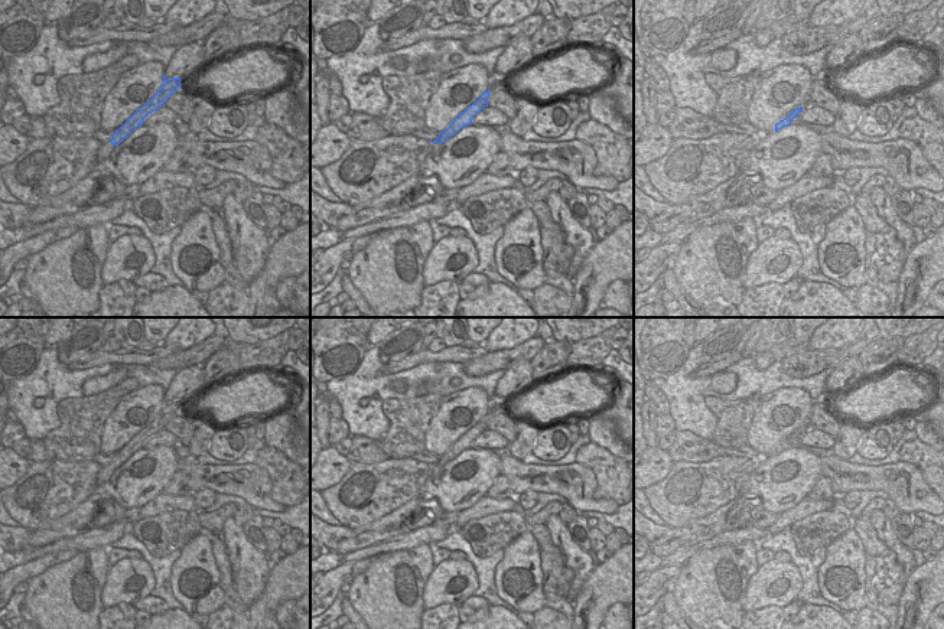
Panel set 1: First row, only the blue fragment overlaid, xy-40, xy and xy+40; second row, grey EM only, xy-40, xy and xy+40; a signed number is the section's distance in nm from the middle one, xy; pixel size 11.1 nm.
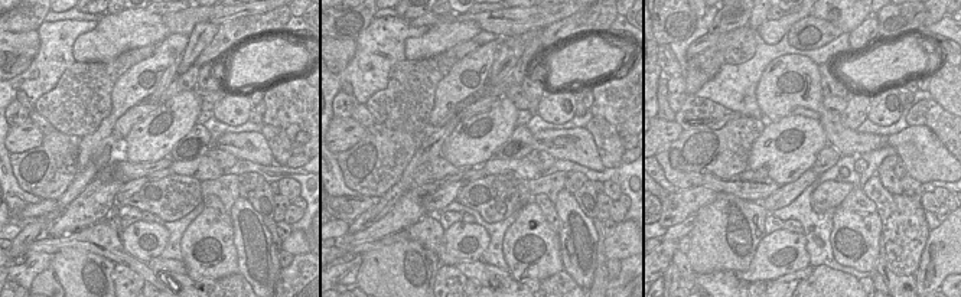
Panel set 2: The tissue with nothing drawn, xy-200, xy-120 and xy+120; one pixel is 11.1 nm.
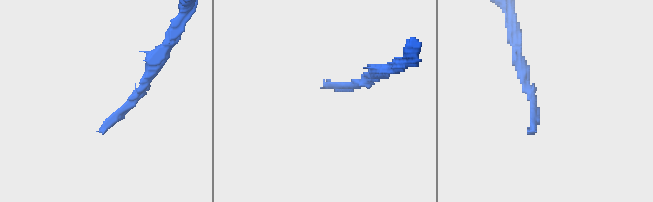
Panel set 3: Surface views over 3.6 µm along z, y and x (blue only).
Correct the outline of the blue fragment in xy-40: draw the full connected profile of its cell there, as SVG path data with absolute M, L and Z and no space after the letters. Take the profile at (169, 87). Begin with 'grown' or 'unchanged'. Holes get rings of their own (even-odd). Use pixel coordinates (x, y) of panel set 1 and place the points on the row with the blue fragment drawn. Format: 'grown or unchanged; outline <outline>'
grown; outline M163 74L163 85L156 95L139 108L115 133L114 136L102 143L97 150L97 164L102 163L111 151L127 138L137 127L143 126L144 118L153 111L165 105L167 98L180 88L180 78L166 79Z

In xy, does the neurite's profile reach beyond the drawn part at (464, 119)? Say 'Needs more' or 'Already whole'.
Already whole.

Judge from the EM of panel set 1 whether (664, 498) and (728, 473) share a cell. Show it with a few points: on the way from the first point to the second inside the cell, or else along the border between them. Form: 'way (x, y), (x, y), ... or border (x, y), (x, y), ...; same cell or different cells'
way (680, 498), (689, 491), (712, 485); same cell

